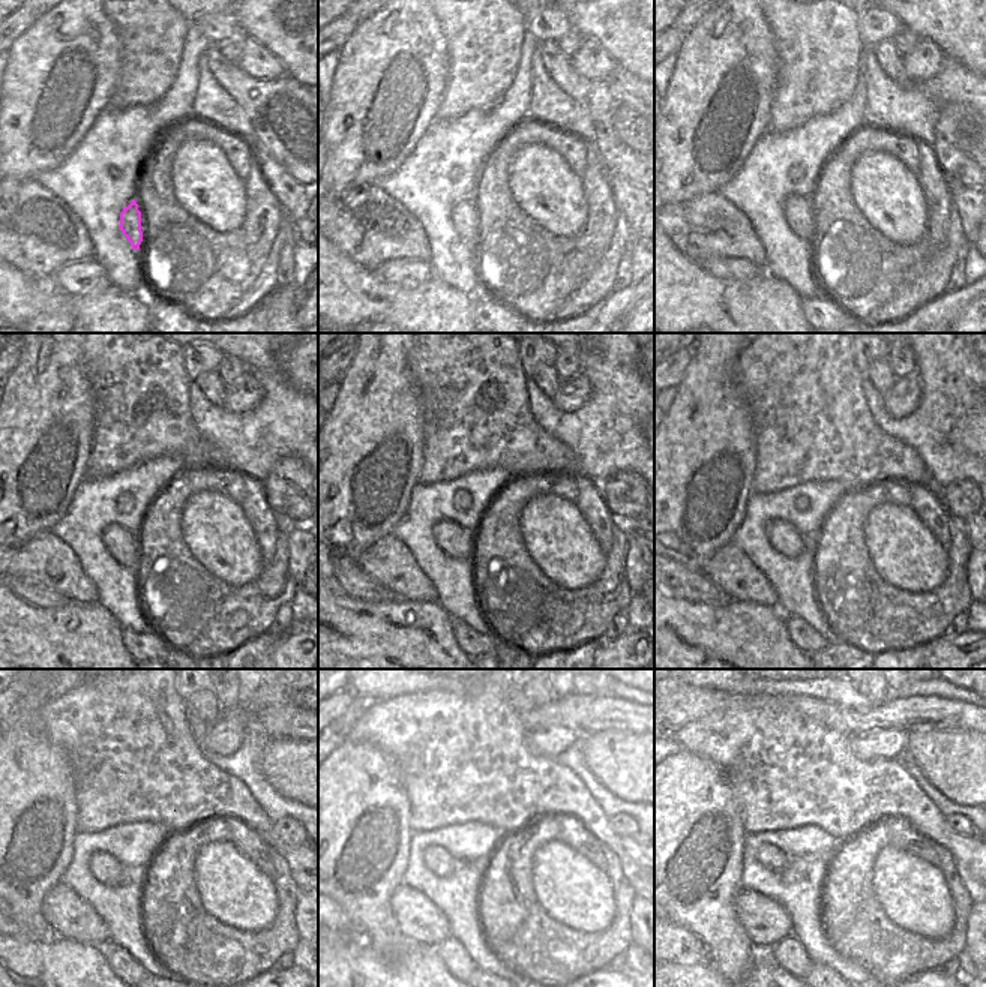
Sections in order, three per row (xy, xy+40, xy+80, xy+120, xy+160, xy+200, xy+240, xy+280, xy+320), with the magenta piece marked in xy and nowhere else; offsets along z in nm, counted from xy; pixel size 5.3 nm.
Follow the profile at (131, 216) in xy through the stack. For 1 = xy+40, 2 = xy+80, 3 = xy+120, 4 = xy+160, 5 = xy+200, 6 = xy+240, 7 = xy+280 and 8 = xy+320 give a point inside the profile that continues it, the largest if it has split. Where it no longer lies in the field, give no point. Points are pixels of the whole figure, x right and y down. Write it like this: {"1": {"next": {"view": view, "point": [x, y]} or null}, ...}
{"1": {"next": {"view": "xy+40", "point": [464, 219]}}, "2": {"next": {"view": "xy+80", "point": [796, 209]}}, "3": {"next": {"view": "xy+120", "point": [122, 545]}}, "4": {"next": {"view": "xy+160", "point": [456, 542]}}, "5": {"next": {"view": "xy+200", "point": [784, 537]}}, "6": {"next": {"view": "xy+240", "point": [105, 869]}}, "7": {"next": {"view": "xy+280", "point": [437, 860]}}, "8": {"next": {"view": "xy+320", "point": [772, 857]}}}

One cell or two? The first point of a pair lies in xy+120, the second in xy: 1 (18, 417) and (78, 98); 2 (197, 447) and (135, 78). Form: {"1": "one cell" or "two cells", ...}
{"1": "one cell", "2": "one cell"}

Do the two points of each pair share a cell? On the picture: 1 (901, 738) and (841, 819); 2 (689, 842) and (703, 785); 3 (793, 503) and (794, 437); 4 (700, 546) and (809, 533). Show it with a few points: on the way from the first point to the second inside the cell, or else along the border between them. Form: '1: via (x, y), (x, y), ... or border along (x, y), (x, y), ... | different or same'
1: border along (851, 749), (860, 759), (886, 758), (896, 761) | different
2: via (689, 828), (689, 798) | same
3: border along (827, 480), (806, 480), (775, 492), (758, 494) | different
4: border along (745, 507), (742, 524), (731, 540) | different

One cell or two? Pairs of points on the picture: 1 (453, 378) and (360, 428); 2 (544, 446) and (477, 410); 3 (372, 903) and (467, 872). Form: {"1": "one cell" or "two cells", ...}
{"1": "two cells", "2": "one cell", "3": "two cells"}

